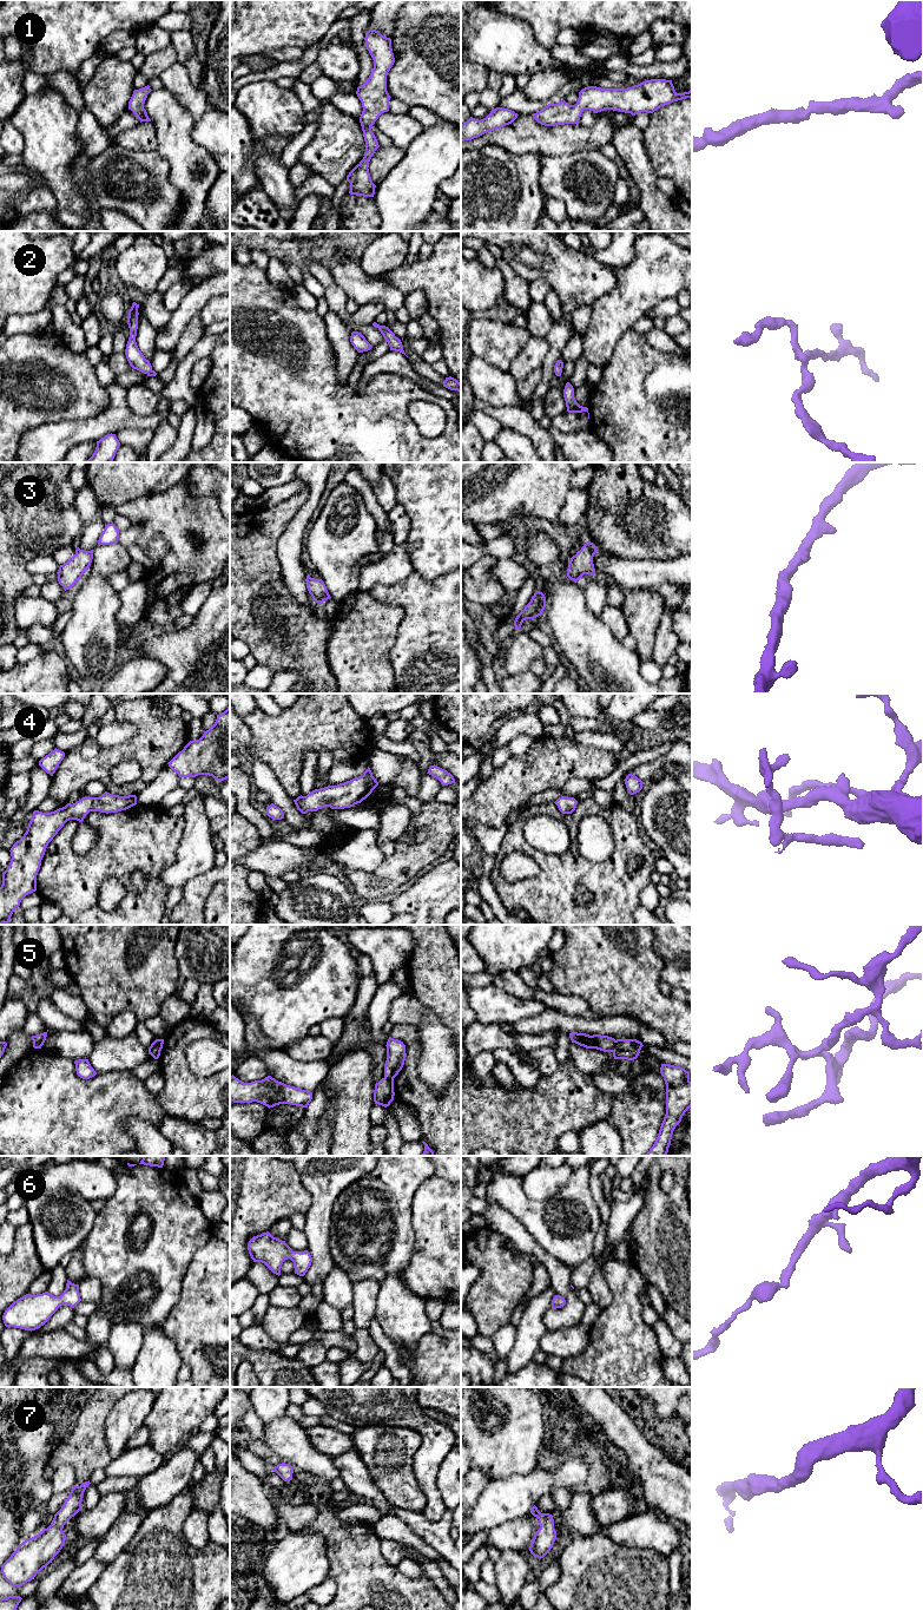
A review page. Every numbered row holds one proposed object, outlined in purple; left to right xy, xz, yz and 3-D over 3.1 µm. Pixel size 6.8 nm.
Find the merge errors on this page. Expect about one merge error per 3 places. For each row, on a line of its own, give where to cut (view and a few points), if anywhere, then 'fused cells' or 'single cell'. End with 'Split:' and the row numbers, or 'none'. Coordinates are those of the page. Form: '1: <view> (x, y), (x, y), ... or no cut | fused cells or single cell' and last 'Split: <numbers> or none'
1: no cut | single cell
2: no cut | single cell
3: no cut | single cell
4: no cut | single cell
5: yz (615, 1040), (612, 1051) | fused cells
6: no cut | single cell
7: no cut | single cell
Split: 5

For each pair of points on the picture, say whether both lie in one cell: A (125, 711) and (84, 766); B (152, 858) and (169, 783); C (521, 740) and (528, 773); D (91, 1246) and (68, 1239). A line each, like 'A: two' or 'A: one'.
A: one
B: two
C: two
D: two

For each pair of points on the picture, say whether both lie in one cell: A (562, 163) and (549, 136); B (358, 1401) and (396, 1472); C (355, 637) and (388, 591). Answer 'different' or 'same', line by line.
A: different
B: different
C: different

